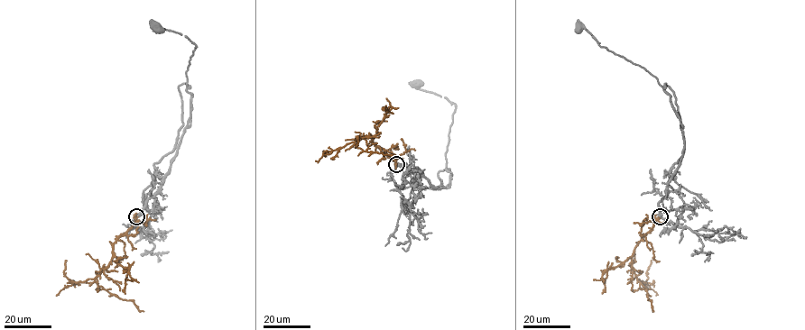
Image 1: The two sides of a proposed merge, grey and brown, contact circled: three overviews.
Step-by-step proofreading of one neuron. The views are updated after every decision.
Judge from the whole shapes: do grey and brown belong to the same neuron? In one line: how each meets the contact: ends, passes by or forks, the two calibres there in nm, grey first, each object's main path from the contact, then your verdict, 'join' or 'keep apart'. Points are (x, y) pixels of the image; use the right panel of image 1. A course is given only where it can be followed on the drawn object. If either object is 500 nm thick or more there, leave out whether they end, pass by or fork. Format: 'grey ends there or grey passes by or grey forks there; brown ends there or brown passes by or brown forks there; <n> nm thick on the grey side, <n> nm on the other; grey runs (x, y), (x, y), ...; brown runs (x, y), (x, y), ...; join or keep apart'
550 nm thick on the grey side, 550 nm on the other; grey runs (660, 216), (659, 202), (682, 155), (680, 119), (658, 79), (580, 28); brown runs (660, 216), (637, 244), (632, 258), (632, 269), (646, 289), (653, 311); join

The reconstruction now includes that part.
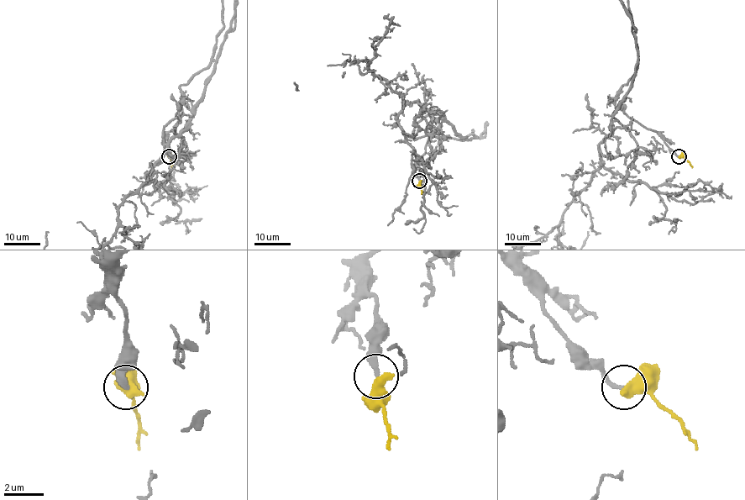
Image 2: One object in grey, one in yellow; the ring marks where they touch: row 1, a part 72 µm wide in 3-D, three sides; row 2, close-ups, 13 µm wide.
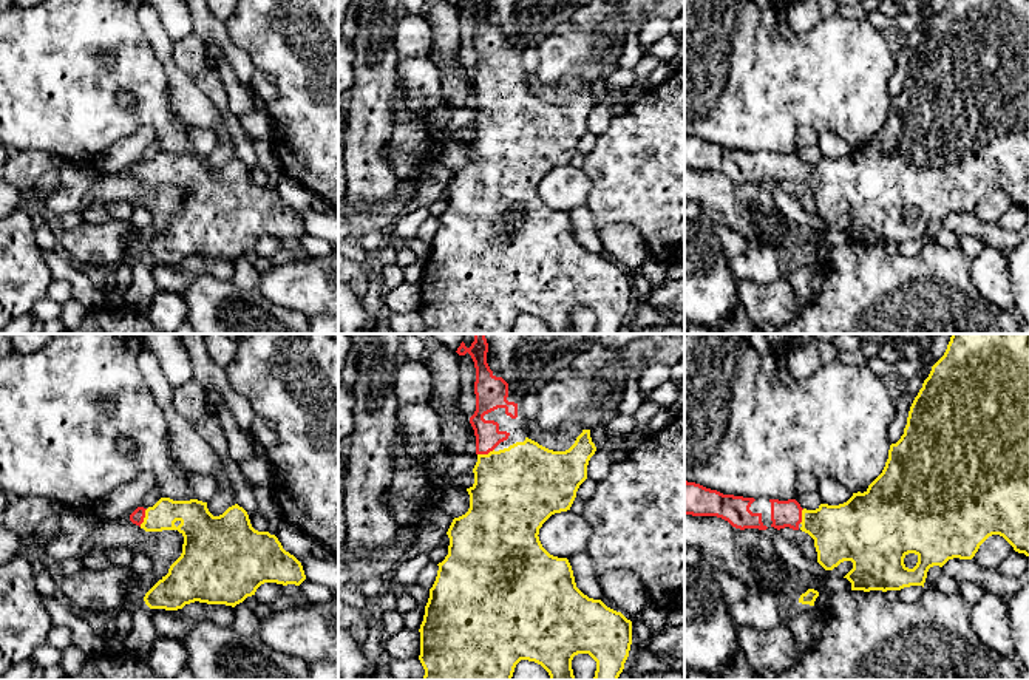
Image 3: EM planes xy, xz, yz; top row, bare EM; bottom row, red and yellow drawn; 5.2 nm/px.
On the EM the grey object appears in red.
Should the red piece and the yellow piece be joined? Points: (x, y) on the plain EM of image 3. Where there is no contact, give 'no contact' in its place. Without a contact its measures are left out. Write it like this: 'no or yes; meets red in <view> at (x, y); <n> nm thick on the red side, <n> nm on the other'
yes; meets red in xy at (142, 172); 70 nm thick on the red side, 150 nm on the other

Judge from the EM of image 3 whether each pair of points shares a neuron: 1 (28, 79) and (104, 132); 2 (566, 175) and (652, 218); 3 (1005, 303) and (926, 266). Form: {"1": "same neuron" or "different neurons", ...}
{"1": "same neuron", "2": "different neurons", "3": "different neurons"}

